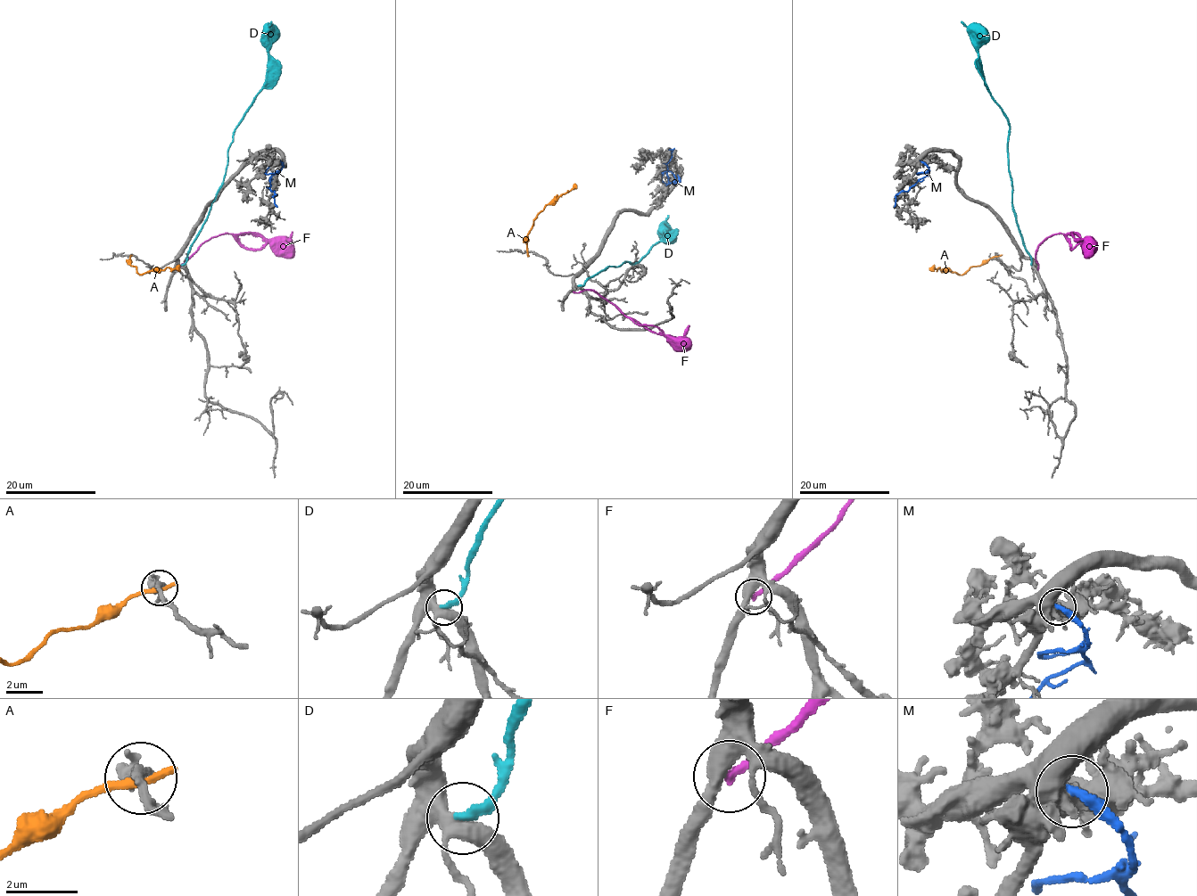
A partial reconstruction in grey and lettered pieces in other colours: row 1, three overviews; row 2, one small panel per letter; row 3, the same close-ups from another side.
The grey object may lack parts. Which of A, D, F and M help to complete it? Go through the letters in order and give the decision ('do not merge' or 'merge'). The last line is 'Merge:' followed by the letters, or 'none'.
A: do not merge
D: merge
F: do not merge
M: do not merge
Merge: D

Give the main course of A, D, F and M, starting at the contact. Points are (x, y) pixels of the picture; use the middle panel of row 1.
A: (527, 251), (528, 231), (532, 220), (548, 204), (577, 184)
D: (578, 285), (582, 285), (608, 266), (619, 266), (624, 261), (637, 263), (664, 234), (664, 220), (668, 216)
F: (573, 292), (594, 290), (626, 316), (650, 331), (669, 337), (683, 336), (689, 324)
M: (677, 176), (677, 183), (668, 180), (667, 163), (674, 148)

